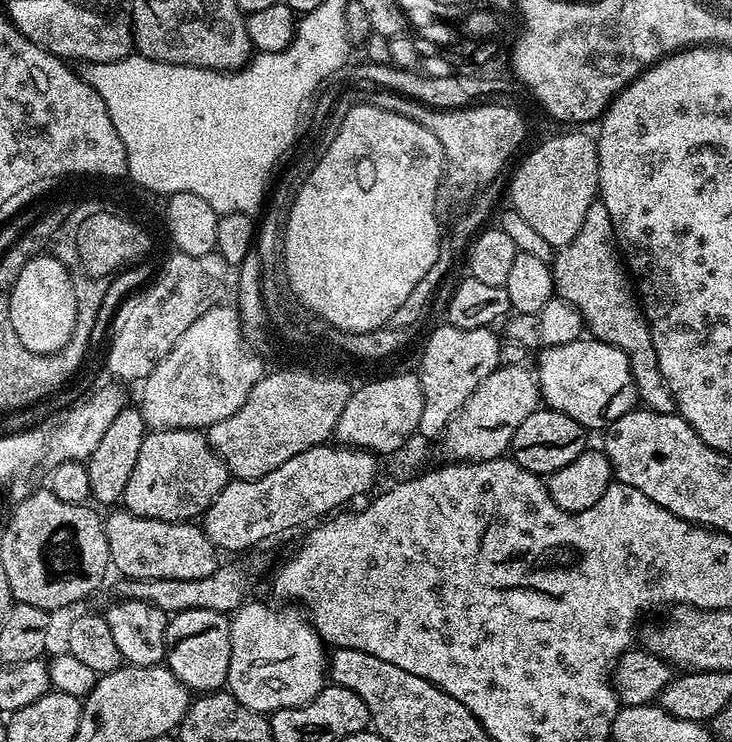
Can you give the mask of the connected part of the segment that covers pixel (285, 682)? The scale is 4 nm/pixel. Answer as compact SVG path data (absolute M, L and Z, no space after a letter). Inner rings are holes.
M245 602L236 609L231 617L232 625L232 645L230 646L230 670L228 671L227 691L231 692L234 698L238 698L238 702L242 702L242 706L246 706L255 712L263 712L271 714L282 710L283 708L297 708L303 704L309 704L319 692L326 687L326 645L320 639L320 635L316 633L315 627L307 619L302 618L296 612L291 612L291 607L276 606L280 608L271 608L268 604L252 604L253 602Z

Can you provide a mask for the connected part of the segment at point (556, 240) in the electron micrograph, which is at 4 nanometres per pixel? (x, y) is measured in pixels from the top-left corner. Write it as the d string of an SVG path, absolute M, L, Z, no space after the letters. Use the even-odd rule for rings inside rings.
M564 130L561 136L544 140L520 165L512 176L510 206L530 222L541 238L546 238L553 249L565 248L582 227L582 218L597 199L598 154L596 141L584 130Z

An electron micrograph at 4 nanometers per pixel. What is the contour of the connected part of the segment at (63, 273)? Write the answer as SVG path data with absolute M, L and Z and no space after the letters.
M37 254L22 266L22 274L18 274L10 292L10 322L14 326L14 334L18 334L22 346L26 346L26 350L31 352L50 354L62 350L62 346L66 346L66 342L70 342L72 331L76 325L76 284L68 267L56 256Z

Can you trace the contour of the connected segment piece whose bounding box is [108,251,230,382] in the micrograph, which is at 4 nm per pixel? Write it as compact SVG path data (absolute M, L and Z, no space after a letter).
M173 251L171 255L172 257L161 266L160 273L153 278L152 285L126 297L112 320L112 341L108 344L108 372L113 381L143 382L152 373L154 366L158 366L158 362L162 362L162 358L166 358L166 354L174 350L178 338L182 338L182 334L190 330L193 322L198 322L198 318L202 318L206 310L225 299L224 283L228 280L230 265L221 258L219 252L191 256L185 252Z

